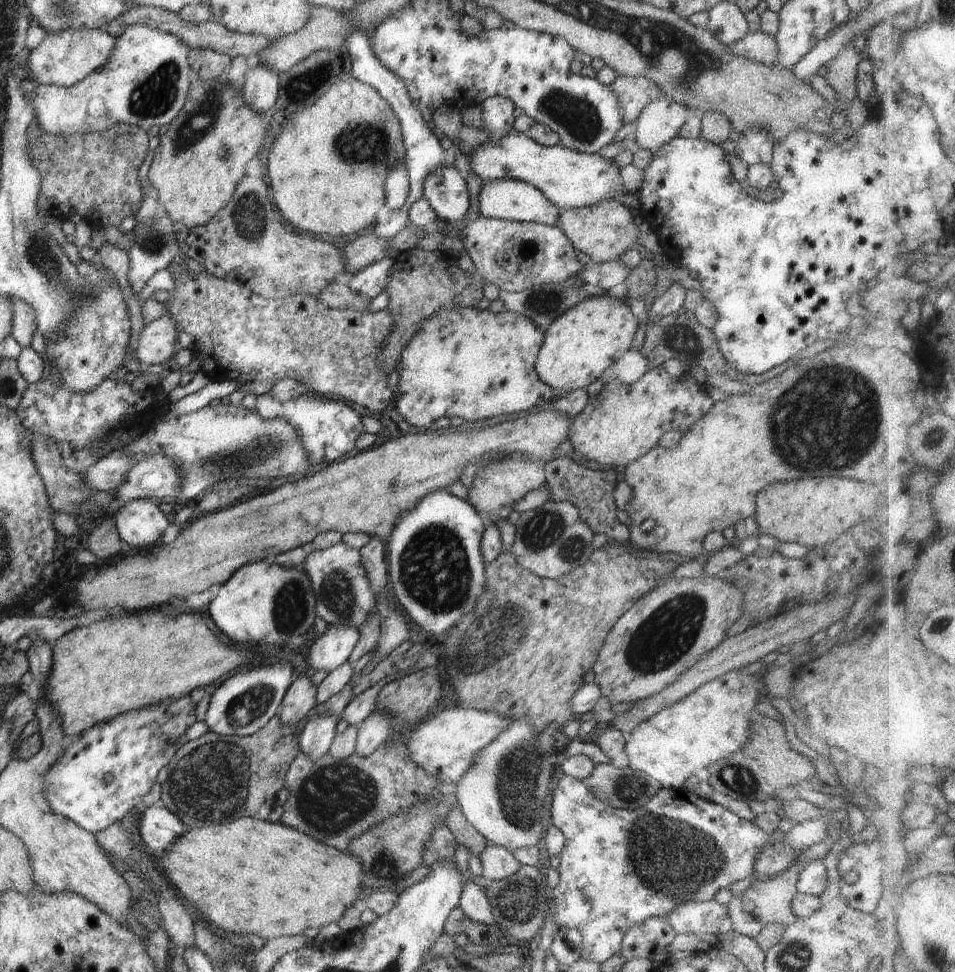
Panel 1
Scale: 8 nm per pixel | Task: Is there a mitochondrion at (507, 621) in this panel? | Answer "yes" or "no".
yes

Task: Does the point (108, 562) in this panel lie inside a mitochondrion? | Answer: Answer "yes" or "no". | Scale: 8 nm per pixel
no

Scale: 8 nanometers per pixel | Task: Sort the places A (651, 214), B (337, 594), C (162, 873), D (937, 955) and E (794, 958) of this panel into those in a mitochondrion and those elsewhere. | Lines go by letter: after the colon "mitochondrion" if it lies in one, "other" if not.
A: other
B: mitochondrion
C: other
D: mitochondrion
E: mitochondrion

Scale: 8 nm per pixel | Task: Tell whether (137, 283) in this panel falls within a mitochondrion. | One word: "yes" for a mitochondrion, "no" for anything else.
no

